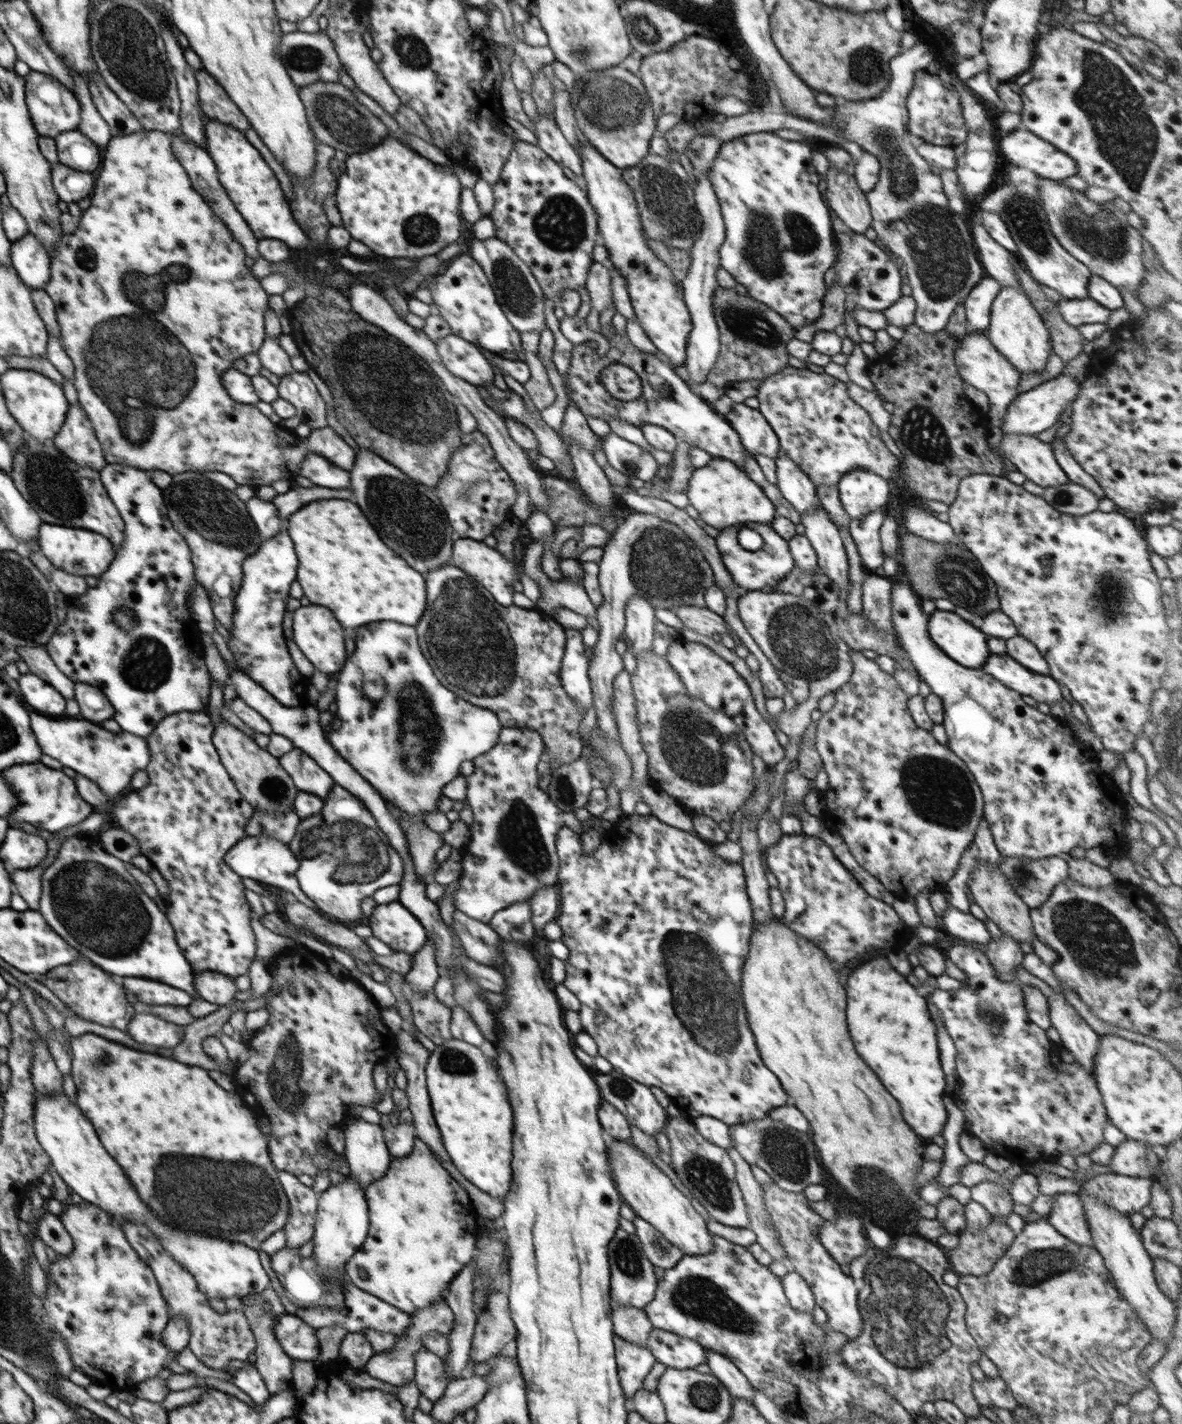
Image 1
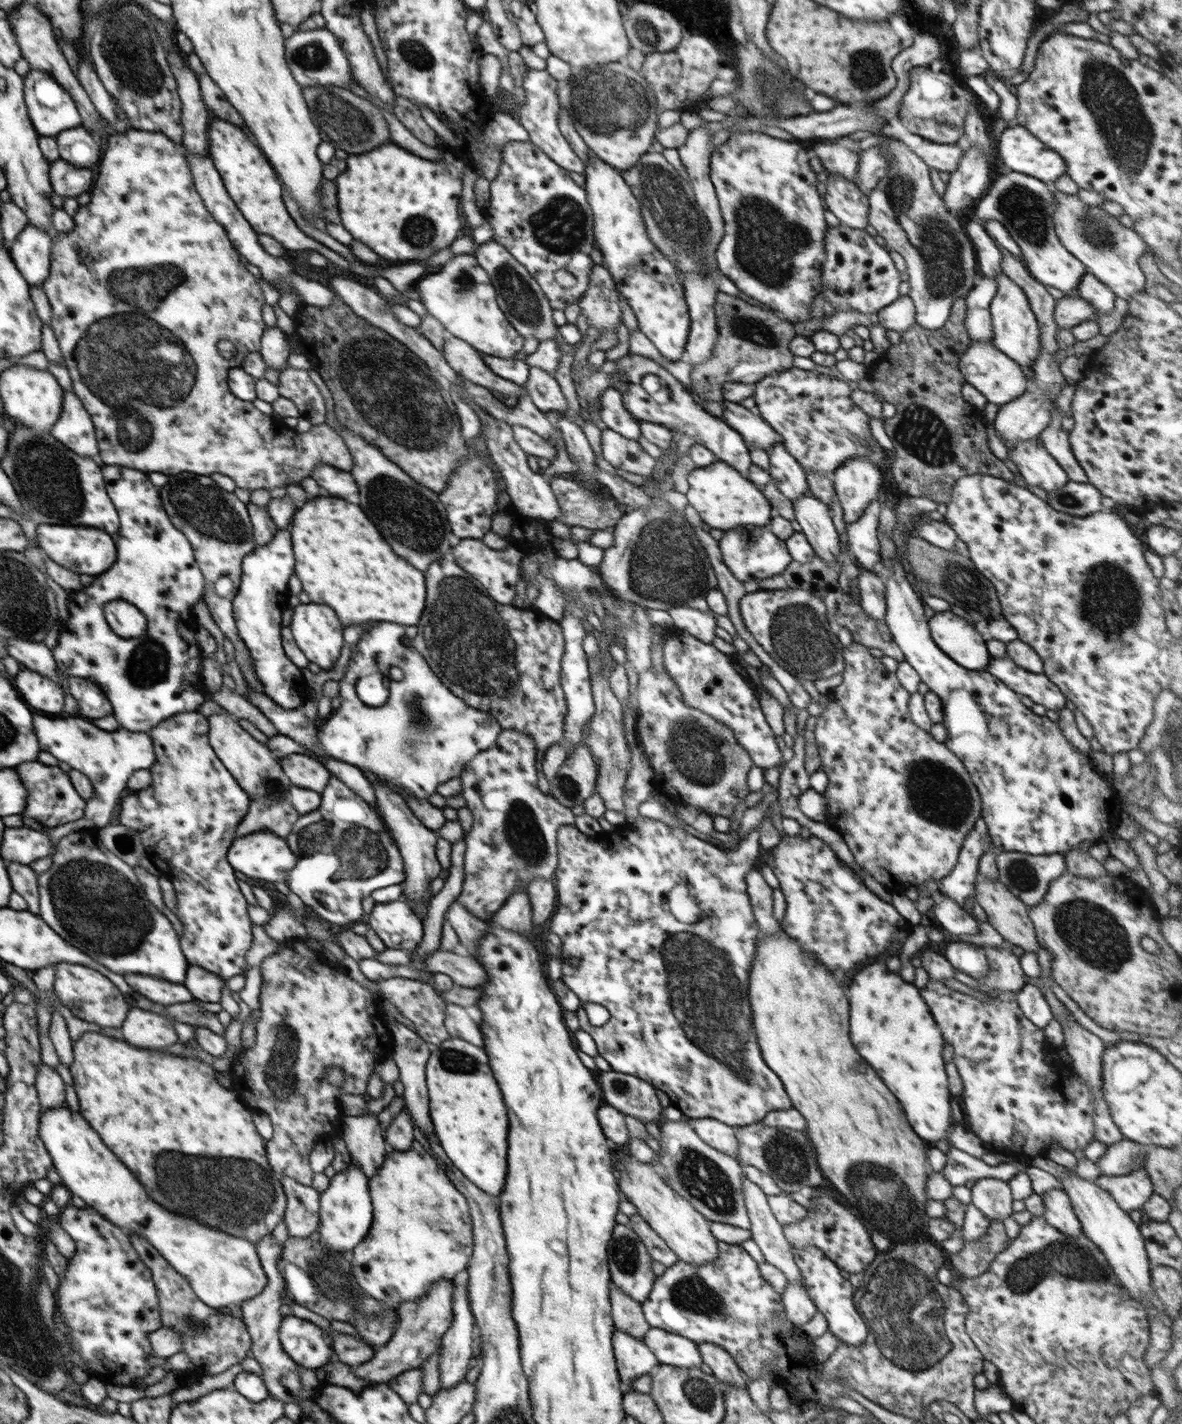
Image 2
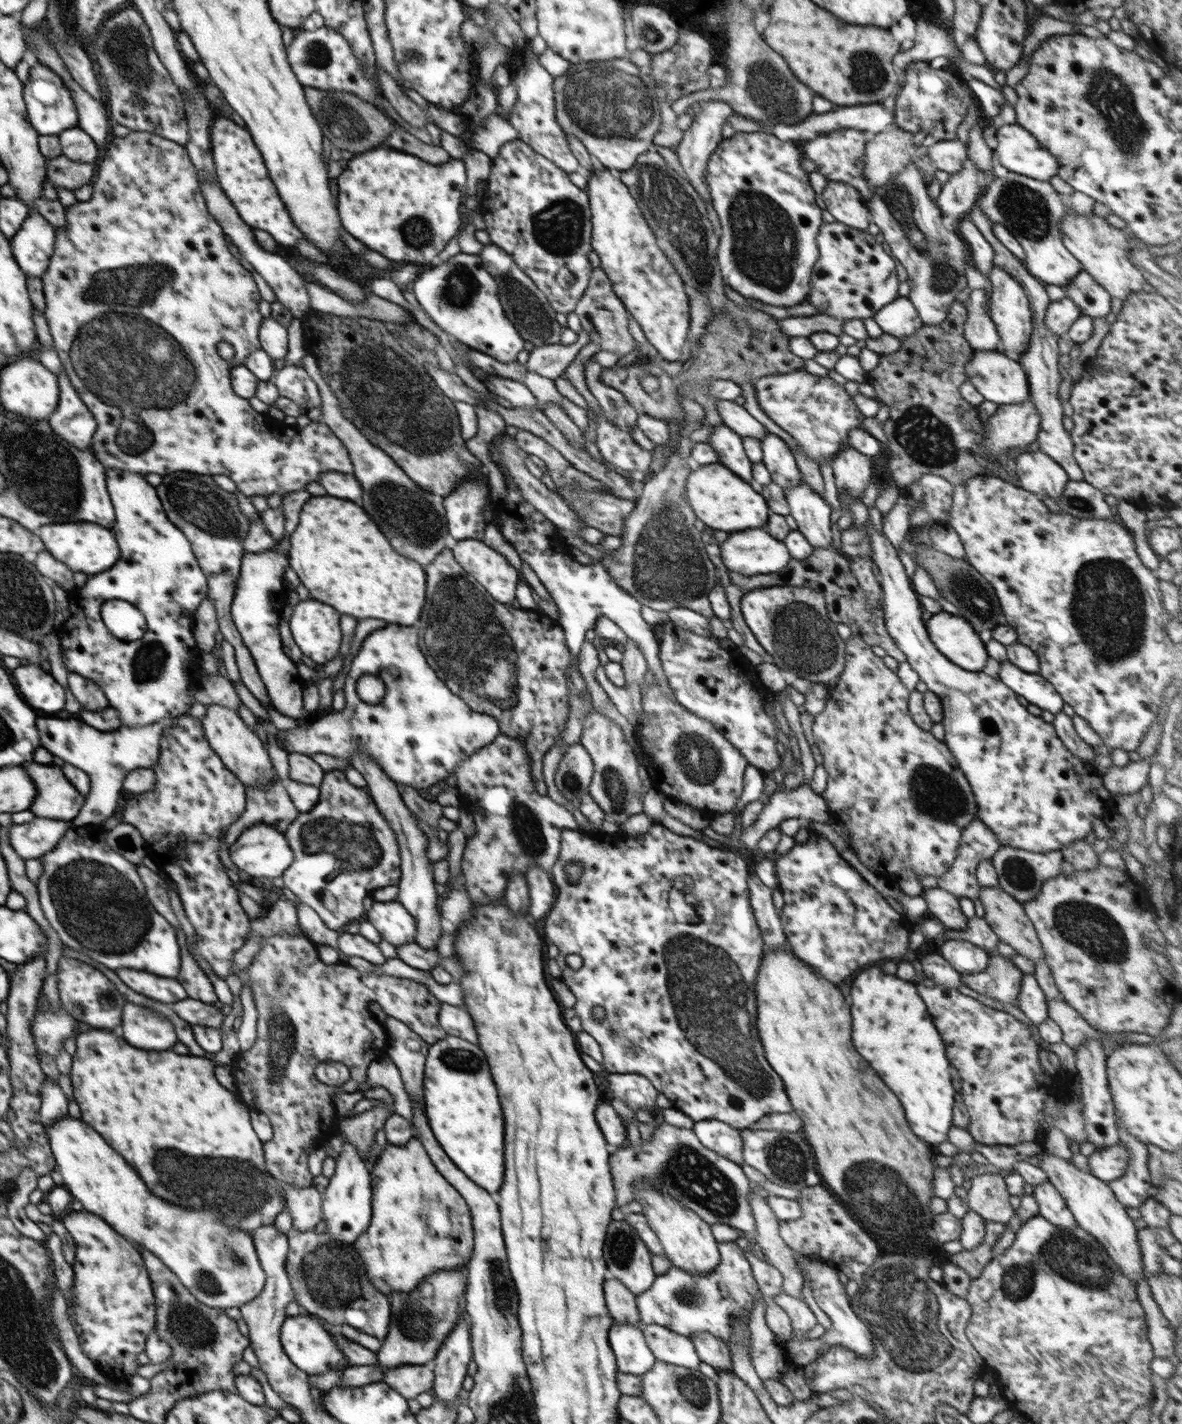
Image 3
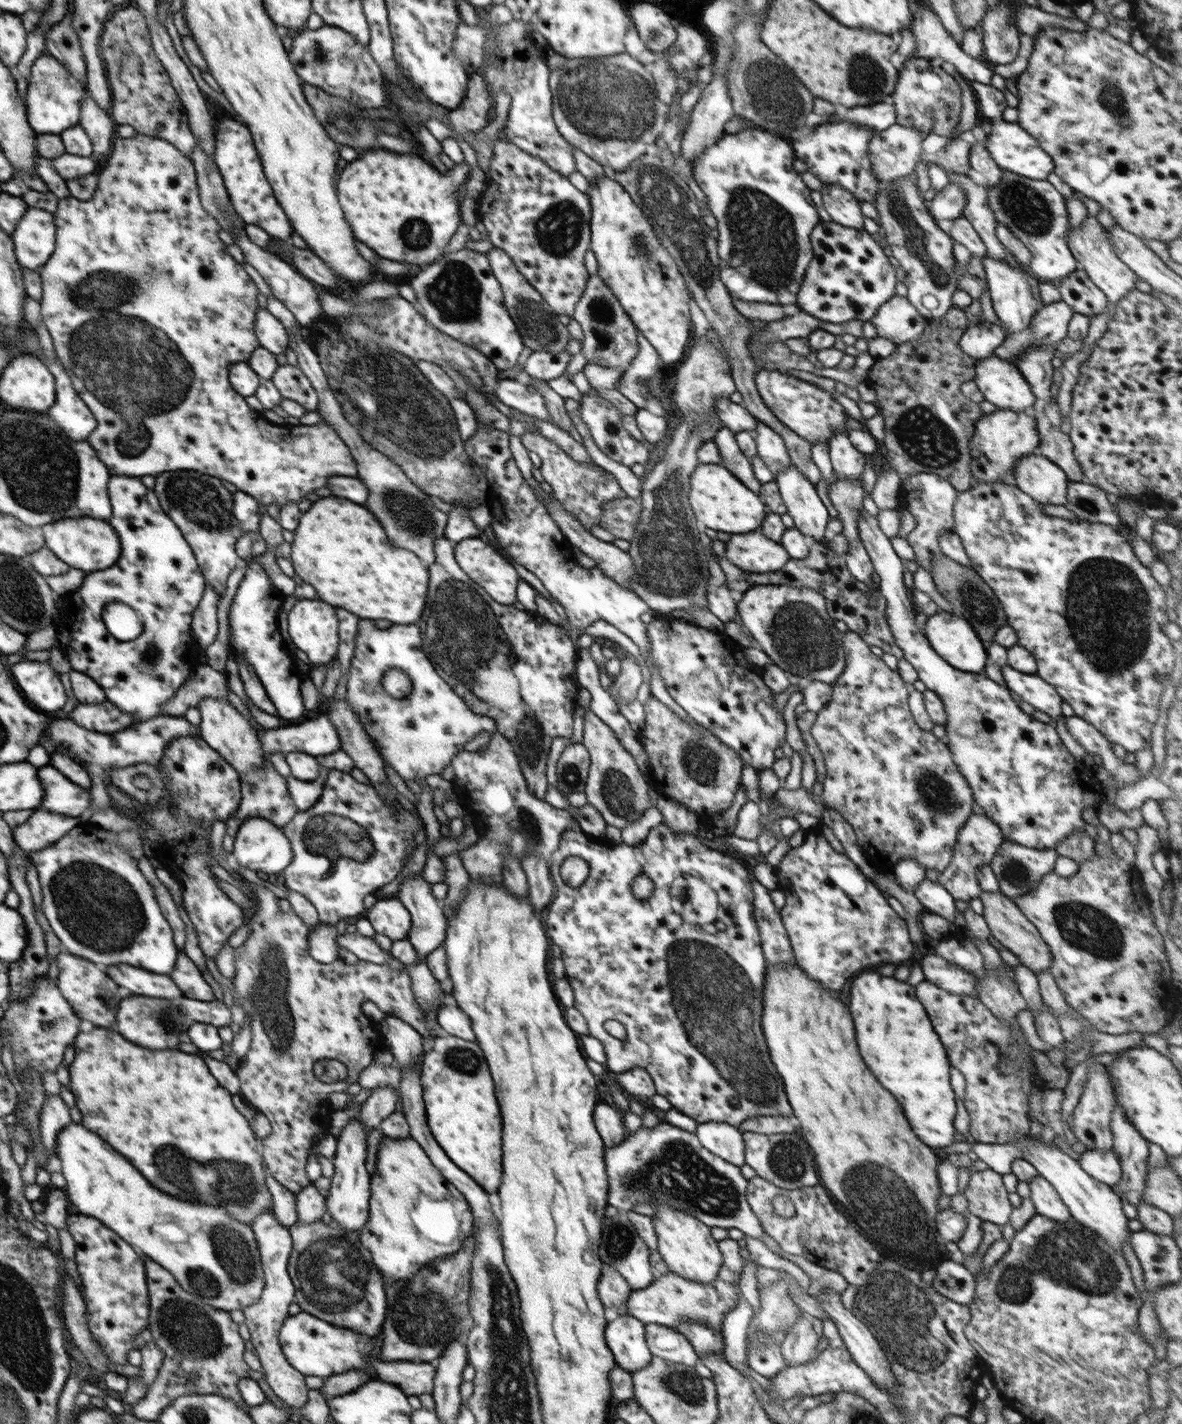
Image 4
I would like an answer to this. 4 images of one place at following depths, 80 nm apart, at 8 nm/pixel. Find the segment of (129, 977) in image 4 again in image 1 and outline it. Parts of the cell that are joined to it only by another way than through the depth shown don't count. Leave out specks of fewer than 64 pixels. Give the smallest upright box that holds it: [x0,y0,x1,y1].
[124,978,193,1006]

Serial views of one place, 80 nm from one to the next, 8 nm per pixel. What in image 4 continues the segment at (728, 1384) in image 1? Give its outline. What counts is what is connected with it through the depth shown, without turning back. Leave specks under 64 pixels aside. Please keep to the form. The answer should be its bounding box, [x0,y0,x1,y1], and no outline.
[676,1320,724,1357]

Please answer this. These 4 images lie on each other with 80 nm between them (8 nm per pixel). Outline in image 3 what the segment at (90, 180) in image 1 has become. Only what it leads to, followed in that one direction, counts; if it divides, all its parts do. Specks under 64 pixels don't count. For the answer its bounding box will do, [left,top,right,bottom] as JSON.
[47,155,94,190]

